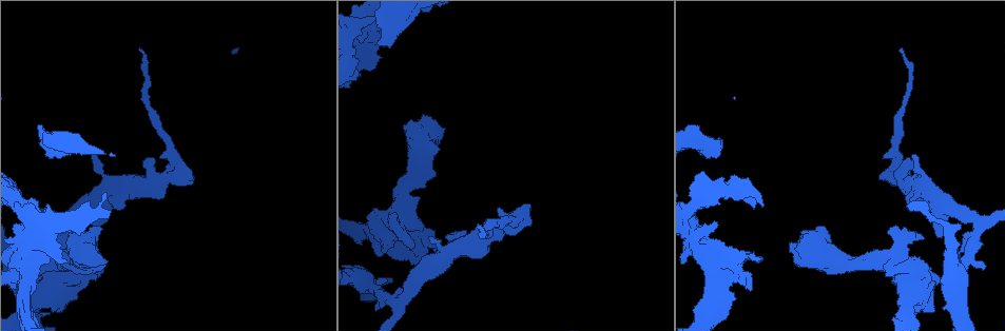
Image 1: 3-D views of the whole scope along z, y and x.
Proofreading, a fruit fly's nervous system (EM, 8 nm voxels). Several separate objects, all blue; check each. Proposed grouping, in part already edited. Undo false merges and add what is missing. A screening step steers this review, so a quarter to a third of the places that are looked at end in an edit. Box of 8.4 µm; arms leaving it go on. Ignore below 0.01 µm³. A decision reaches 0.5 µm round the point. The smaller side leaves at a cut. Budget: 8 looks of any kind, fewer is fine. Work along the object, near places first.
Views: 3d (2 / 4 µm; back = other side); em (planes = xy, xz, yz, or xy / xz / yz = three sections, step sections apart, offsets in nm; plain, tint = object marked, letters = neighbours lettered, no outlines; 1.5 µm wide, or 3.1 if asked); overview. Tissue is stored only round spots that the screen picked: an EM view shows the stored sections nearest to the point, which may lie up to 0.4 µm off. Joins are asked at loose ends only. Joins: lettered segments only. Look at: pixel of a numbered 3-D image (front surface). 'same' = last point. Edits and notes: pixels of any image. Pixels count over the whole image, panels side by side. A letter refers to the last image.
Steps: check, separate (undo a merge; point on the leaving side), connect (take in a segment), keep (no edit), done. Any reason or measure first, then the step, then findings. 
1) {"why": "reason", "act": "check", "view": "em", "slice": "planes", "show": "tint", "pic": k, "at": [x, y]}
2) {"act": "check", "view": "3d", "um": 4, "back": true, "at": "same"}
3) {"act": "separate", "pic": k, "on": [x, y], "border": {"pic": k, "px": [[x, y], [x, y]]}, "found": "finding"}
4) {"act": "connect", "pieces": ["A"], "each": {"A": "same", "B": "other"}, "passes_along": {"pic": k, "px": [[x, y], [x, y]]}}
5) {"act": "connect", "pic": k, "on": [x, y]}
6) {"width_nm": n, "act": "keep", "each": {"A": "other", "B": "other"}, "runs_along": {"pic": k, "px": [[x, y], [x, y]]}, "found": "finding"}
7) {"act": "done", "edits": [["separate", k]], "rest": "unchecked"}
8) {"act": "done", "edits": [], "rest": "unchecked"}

{"why": "an open end", "act": "check", "view": "3d", "um": 2, "pic": 1, "at": [696, 127]}

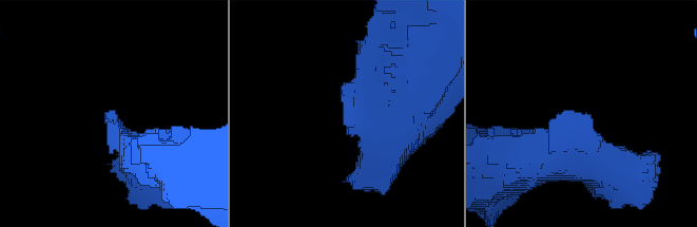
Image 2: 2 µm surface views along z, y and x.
{"why": "now the EM", "act": "check", "view": "em", "slice": "planes", "show": "letters", "pic": 2, "at": [108, 122]}

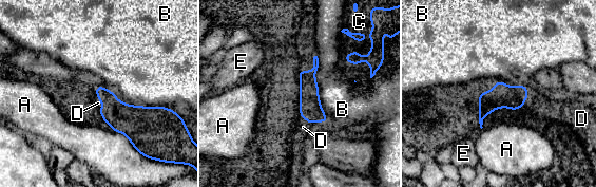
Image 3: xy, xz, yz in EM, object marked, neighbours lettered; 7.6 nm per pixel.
{"act": "connect", "pieces": ["C", "D"], "each": {"A": "other", "B": "other", "C": "same", "D": "same", "E": "other"}, "found": "the cell continues"}

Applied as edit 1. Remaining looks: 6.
{"why": "redraw", "act": "check", "view": "overview"}

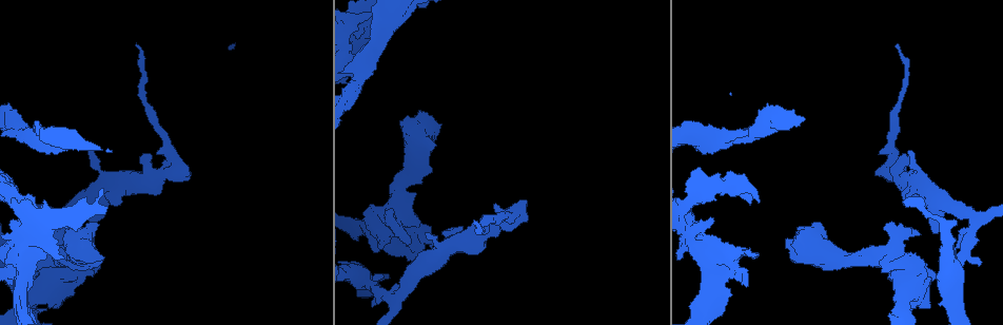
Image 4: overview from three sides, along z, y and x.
{"why": "thick turns thin", "act": "check", "view": "em", "slice": "planes", "show": "letters", "pic": 4, "at": [901, 306]}

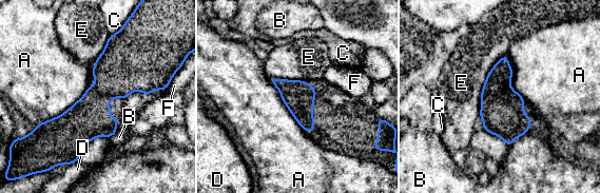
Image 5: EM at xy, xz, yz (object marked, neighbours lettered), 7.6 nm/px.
{"width_nm": 240, "act": "keep", "each": {"A": "other", "B": "other", "C": "other", "D": "other", "E": "other", "F": "other"}, "runs_along": {"pic": 5, "px": [[111, 39], [111, 82], [73, 159]]}, "found": "all the same cell"}

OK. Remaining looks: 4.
{"why": "thin neck", "act": "check", "view": "3d", "um": 4, "back": true, "pic": 4, "at": [857, 257]}

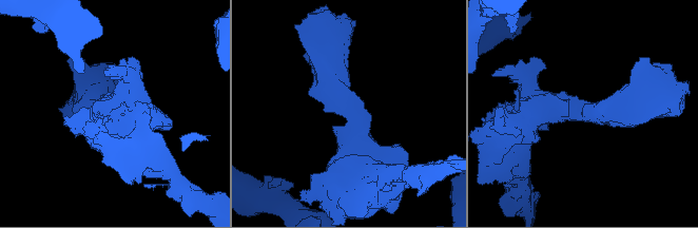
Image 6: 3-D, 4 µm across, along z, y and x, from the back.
{"arm_widths_nm": [500, 600], "act": "check", "view": "em", "slice": "xy", "step": 8, "show": "tint", "pic": 6, "at": [581, 111]}

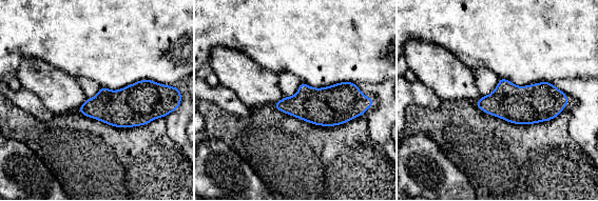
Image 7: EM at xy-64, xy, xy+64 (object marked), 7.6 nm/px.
{"why": "another direction", "act": "check", "view": "em", "slice": "planes", "show": "letters", "at": "same"}

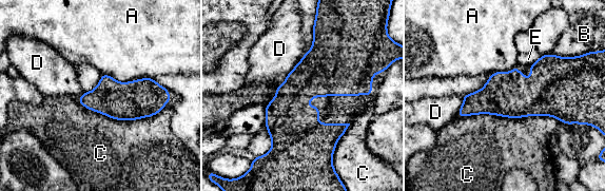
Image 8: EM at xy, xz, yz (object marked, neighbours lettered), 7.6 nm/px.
{"act": "keep", "each": {"A": "other", "B": "other", "C": "other", "D": "other", "E": "other"}, "found": "one cell here"}

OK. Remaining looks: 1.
{"act": "done", "edits": [["connect", 3]], "rest": "unchecked"}

